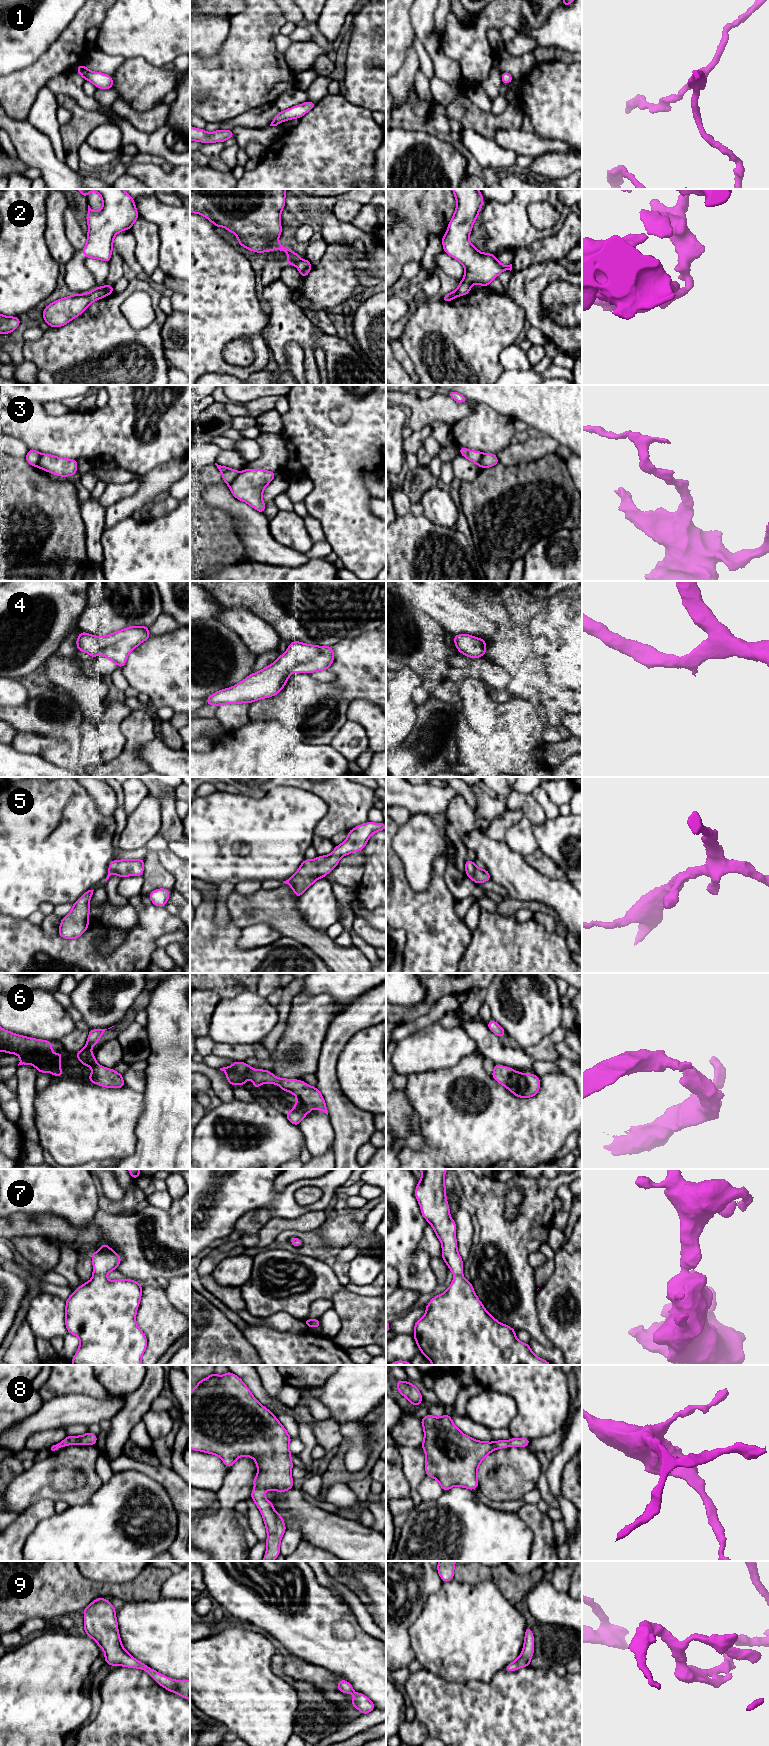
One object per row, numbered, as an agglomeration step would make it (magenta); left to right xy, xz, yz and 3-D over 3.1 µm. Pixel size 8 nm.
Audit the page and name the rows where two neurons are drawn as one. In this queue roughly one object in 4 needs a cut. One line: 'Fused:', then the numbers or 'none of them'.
Fused: 2, 3

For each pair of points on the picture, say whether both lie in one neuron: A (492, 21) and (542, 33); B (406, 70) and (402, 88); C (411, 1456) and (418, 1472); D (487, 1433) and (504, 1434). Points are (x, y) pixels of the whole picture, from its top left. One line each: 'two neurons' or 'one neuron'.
A: two neurons
B: one neuron
C: one neuron
D: one neuron

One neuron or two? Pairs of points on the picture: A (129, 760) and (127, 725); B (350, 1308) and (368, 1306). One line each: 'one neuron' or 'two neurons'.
A: one neuron
B: one neuron

